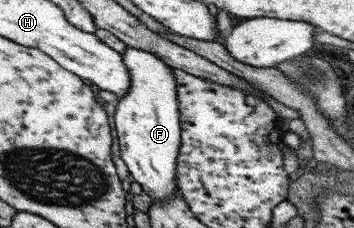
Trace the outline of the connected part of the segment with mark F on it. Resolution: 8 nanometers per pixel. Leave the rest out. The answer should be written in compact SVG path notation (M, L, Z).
M126 47L122 53L124 64L130 70L130 89L126 95L122 95L115 102L115 120L112 127L117 130L116 140L118 142L119 153L134 181L140 184L142 191L148 193L150 199L156 201L170 201L174 199L179 187L176 181L176 159L180 153L181 147L181 123L180 111L178 111L178 89L174 81L172 67L168 67L160 57L154 53L142 51L134 47Z

